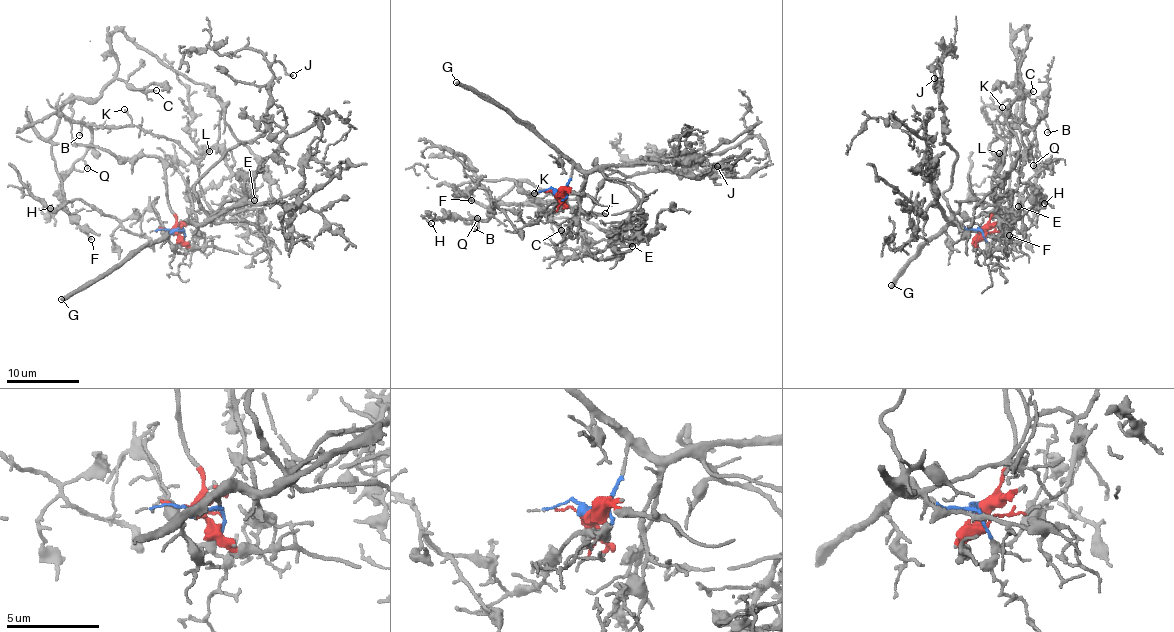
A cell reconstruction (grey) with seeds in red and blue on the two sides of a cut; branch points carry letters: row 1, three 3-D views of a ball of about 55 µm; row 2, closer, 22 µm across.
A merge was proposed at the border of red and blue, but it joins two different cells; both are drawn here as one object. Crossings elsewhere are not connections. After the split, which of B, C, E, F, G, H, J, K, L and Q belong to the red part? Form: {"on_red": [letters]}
{"on_red": ["B", "C", "F", "H", "K", "L", "Q"]}

